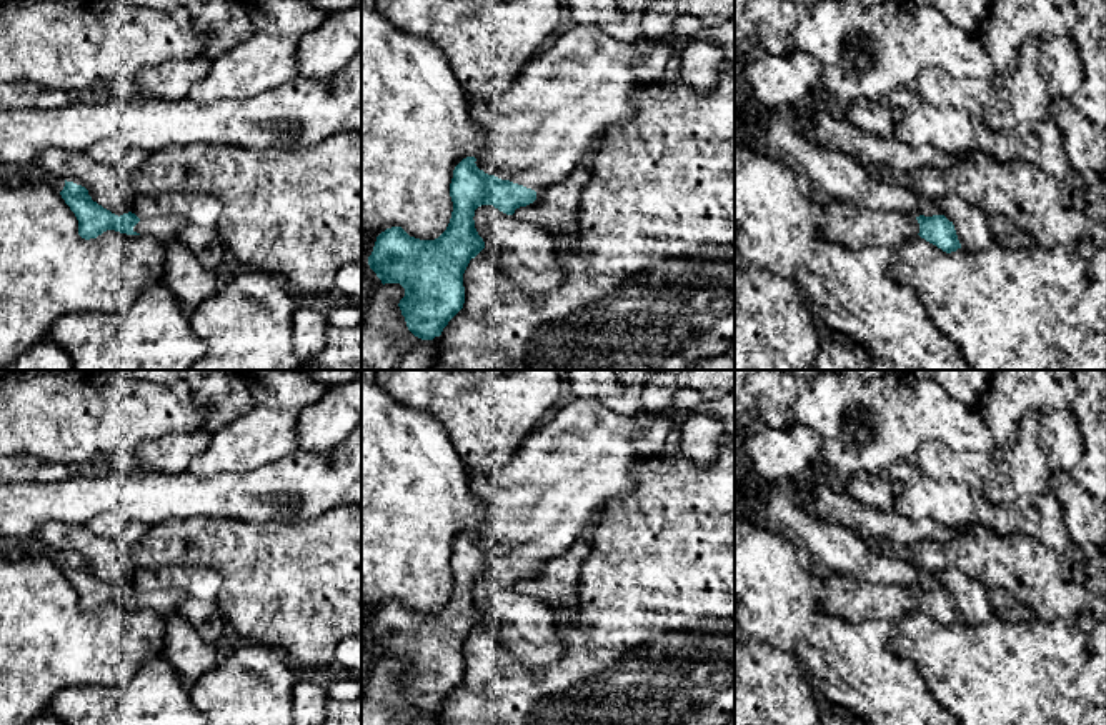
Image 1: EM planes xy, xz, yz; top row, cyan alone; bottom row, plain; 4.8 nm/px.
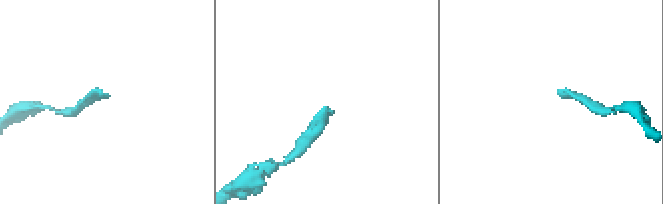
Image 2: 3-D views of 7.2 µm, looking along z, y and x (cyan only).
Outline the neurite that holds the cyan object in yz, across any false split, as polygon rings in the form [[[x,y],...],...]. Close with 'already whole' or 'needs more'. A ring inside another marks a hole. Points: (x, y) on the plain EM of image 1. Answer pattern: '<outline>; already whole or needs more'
[[[823,572],[825,598],[818,607],[848,622],[888,620],[898,623],[919,608],[946,627],[961,622],[953,595],[944,588],[909,590],[898,585],[863,582]]]; needs more

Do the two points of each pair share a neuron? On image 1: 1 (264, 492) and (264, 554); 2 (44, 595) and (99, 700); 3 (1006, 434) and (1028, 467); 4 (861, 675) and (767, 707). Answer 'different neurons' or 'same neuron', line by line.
1: different neurons
2: different neurons
3: different neurons
4: different neurons

